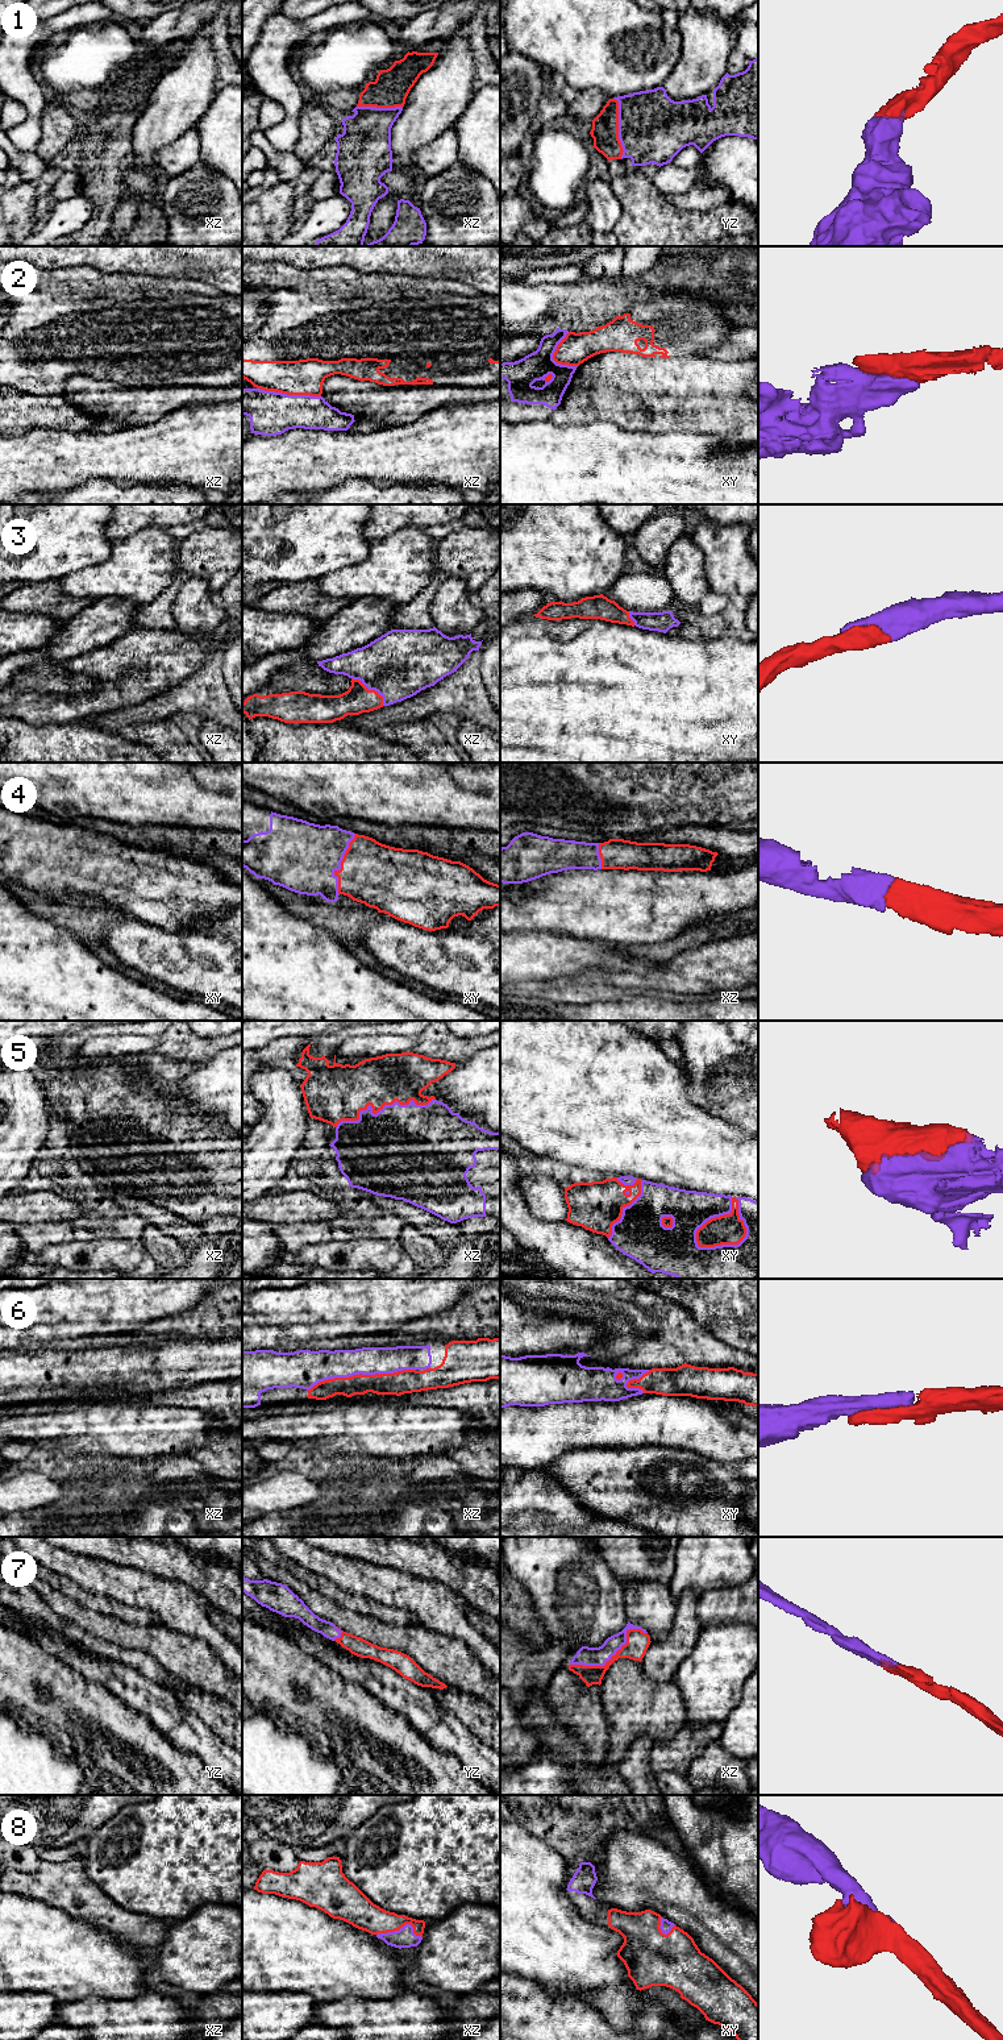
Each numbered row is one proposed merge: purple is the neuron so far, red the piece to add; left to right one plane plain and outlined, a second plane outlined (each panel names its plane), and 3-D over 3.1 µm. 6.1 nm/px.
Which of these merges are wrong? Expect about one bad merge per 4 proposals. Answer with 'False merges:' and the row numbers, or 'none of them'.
False merges: 2

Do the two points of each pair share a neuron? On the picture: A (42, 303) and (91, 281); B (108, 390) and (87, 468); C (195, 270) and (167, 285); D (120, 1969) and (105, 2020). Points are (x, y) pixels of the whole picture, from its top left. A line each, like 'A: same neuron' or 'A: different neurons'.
A: different neurons
B: different neurons
C: different neurons
D: different neurons

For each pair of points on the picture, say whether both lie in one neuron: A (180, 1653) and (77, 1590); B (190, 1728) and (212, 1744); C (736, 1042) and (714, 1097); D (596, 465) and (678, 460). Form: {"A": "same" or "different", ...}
{"A": "different", "B": "same", "C": "same", "D": "same"}

